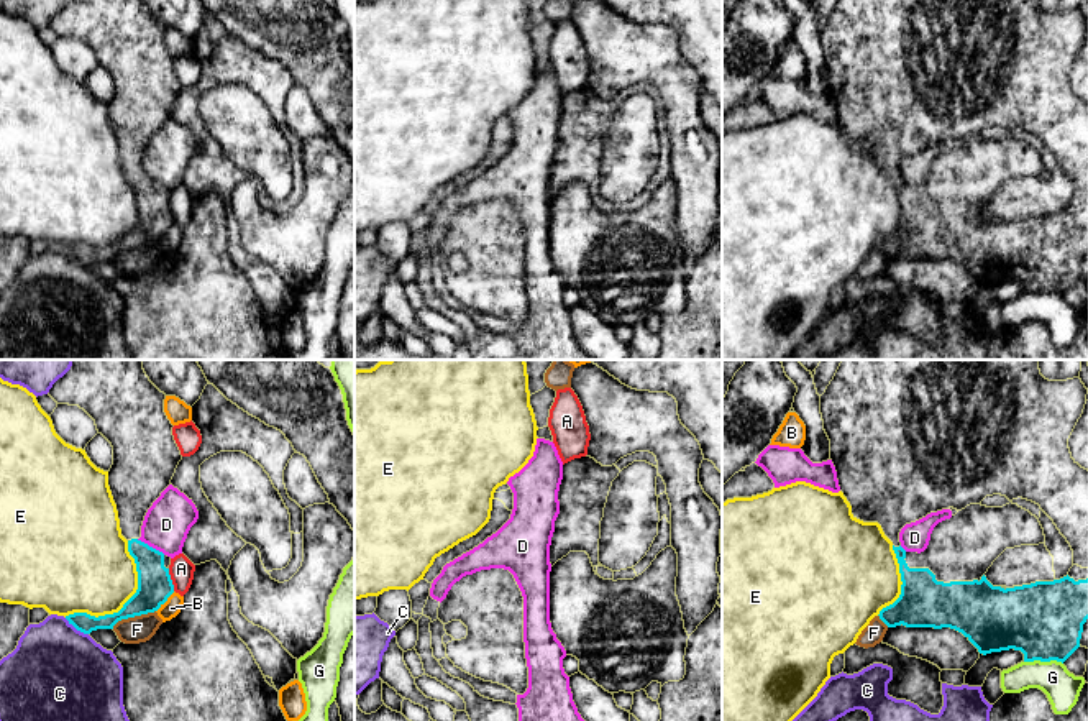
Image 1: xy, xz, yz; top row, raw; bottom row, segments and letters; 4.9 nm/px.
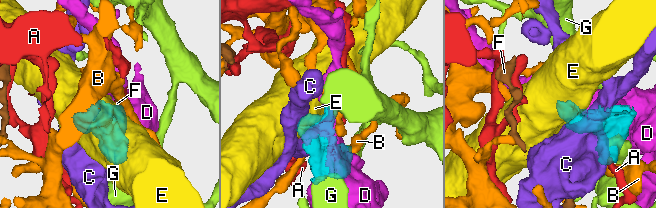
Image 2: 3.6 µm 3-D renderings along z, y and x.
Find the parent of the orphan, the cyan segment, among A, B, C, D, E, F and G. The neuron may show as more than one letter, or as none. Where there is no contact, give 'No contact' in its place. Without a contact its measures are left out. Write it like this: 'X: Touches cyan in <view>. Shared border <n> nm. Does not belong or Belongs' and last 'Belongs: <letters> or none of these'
A: Touches cyan in xy. Shared border 120 nm. Does not belong
B: Touches cyan in xy. Shared border 140 nm. Does not belong
C: Touches cyan in xy. Shared border 150 nm. Does not belong
D: Touches cyan in xy. Shared border 160 nm. Does not belong
E: Touches cyan in xy. Shared border 500 nm. Does not belong
F: Touches cyan in xy. Shared border 240 nm. Does not belong
G: Touches cyan in yz. Shared border 190 nm. Does not belong
Belongs: none of these

